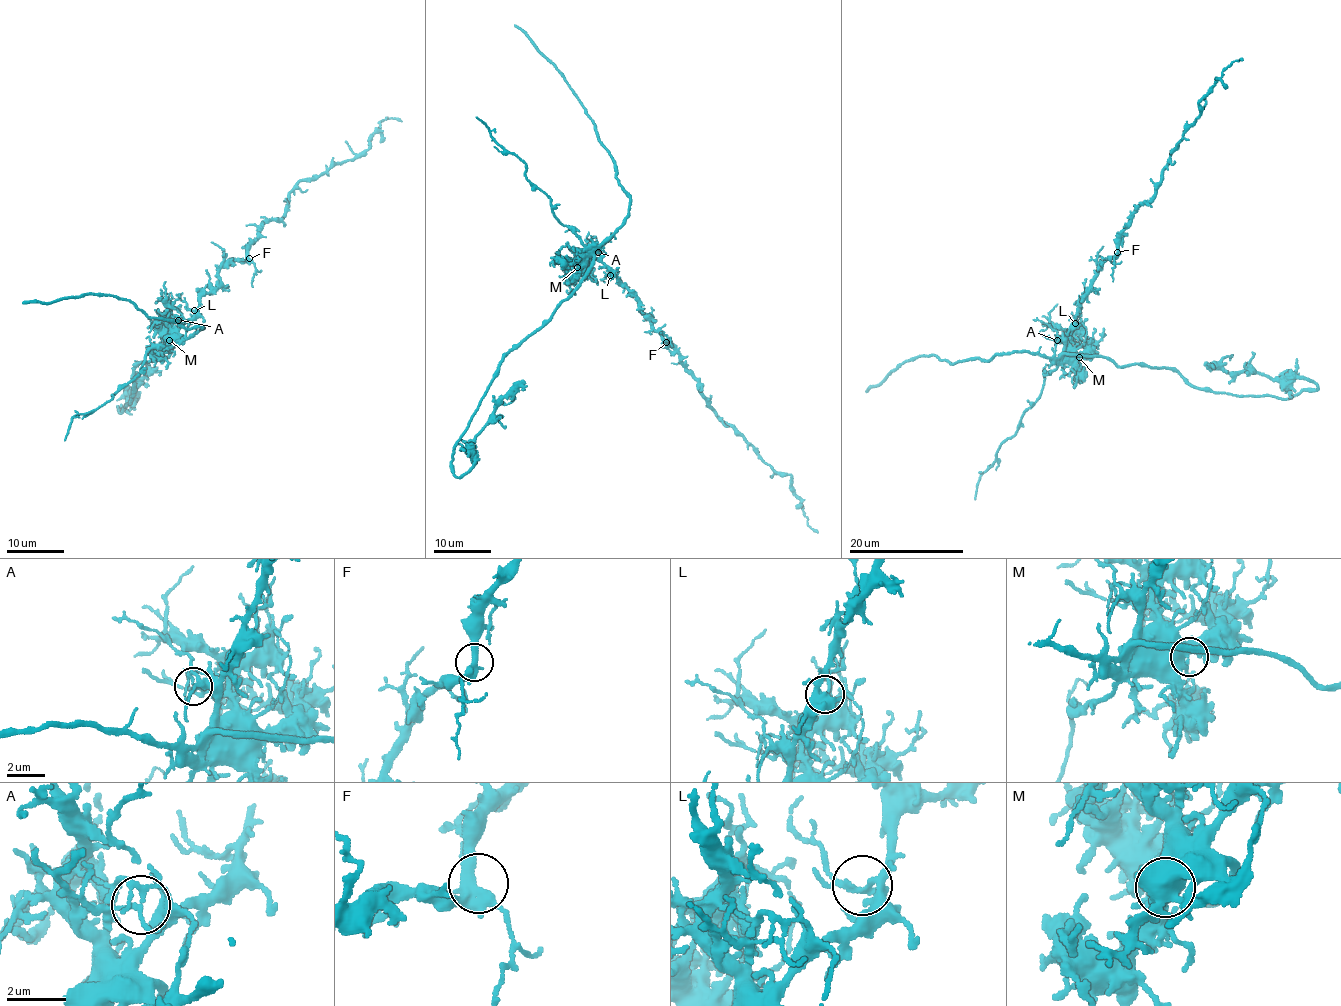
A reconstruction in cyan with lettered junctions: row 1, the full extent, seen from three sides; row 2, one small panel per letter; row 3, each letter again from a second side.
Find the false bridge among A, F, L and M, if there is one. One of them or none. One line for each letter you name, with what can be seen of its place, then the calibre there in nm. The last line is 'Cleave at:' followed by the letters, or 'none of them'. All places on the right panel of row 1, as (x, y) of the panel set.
A: Place: (1057, 340). Thickness 140 nm
Cleave at: A

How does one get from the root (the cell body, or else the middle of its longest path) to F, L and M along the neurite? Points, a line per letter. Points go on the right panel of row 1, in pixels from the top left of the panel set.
F: (1062, 351), (1090, 280), (1104, 262), (1115, 257), (1117, 252)
L: (1062, 351), (1075, 323)
M: (1062, 351), (1079, 357)

